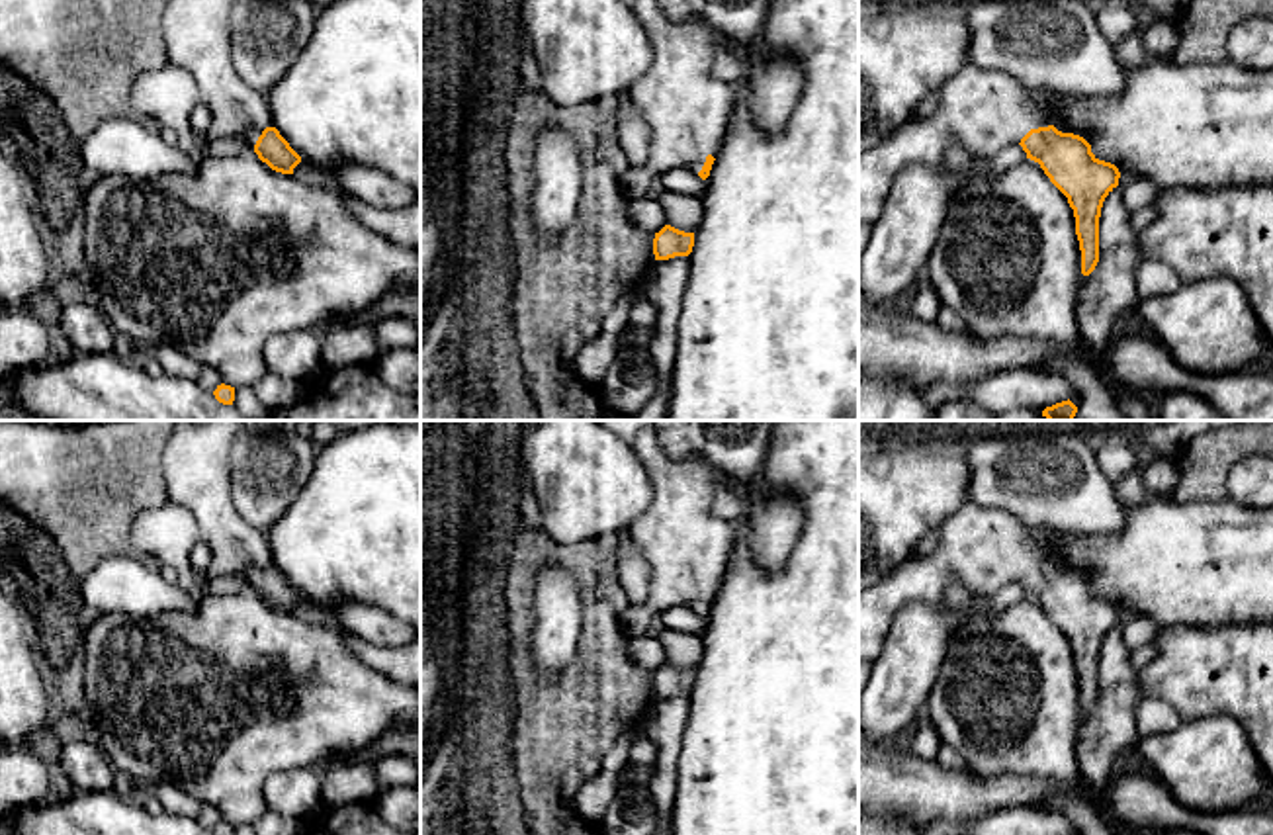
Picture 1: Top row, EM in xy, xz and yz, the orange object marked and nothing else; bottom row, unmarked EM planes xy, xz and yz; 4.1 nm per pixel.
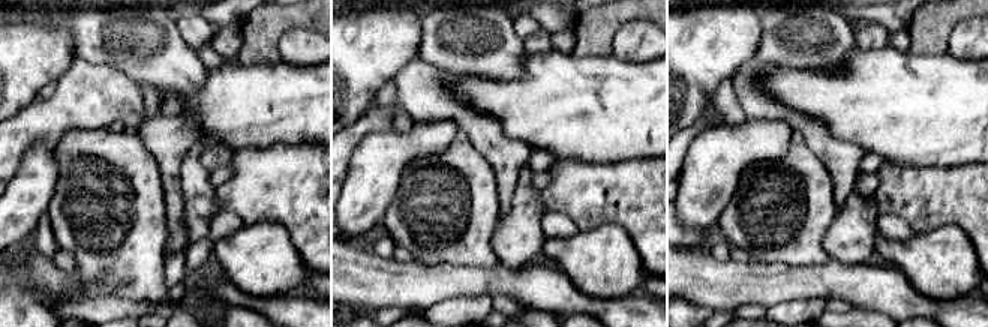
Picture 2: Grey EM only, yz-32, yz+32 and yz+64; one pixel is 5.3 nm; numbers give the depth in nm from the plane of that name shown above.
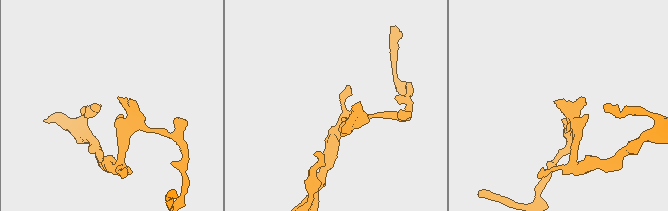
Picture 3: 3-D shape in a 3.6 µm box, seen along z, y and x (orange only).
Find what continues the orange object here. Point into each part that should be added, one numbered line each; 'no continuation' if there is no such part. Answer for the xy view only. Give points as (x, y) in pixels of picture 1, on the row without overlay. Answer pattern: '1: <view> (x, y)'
1: xy (196, 462)

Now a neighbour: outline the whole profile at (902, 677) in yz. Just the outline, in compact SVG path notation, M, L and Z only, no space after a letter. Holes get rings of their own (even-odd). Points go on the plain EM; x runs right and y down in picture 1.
M1011 583L995 593L970 593L964 612L952 612L946 602L900 608L858 692L858 739L903 739L941 675L950 636L974 616L1001 612L1025 596L1023 585Z

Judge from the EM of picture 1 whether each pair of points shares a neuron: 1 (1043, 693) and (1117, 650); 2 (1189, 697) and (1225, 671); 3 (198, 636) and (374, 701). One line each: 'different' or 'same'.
1: different
2: same
3: same

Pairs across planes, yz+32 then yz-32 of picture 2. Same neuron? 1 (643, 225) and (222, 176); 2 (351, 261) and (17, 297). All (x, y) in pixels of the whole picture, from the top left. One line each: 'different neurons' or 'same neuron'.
1: different neurons
2: different neurons

